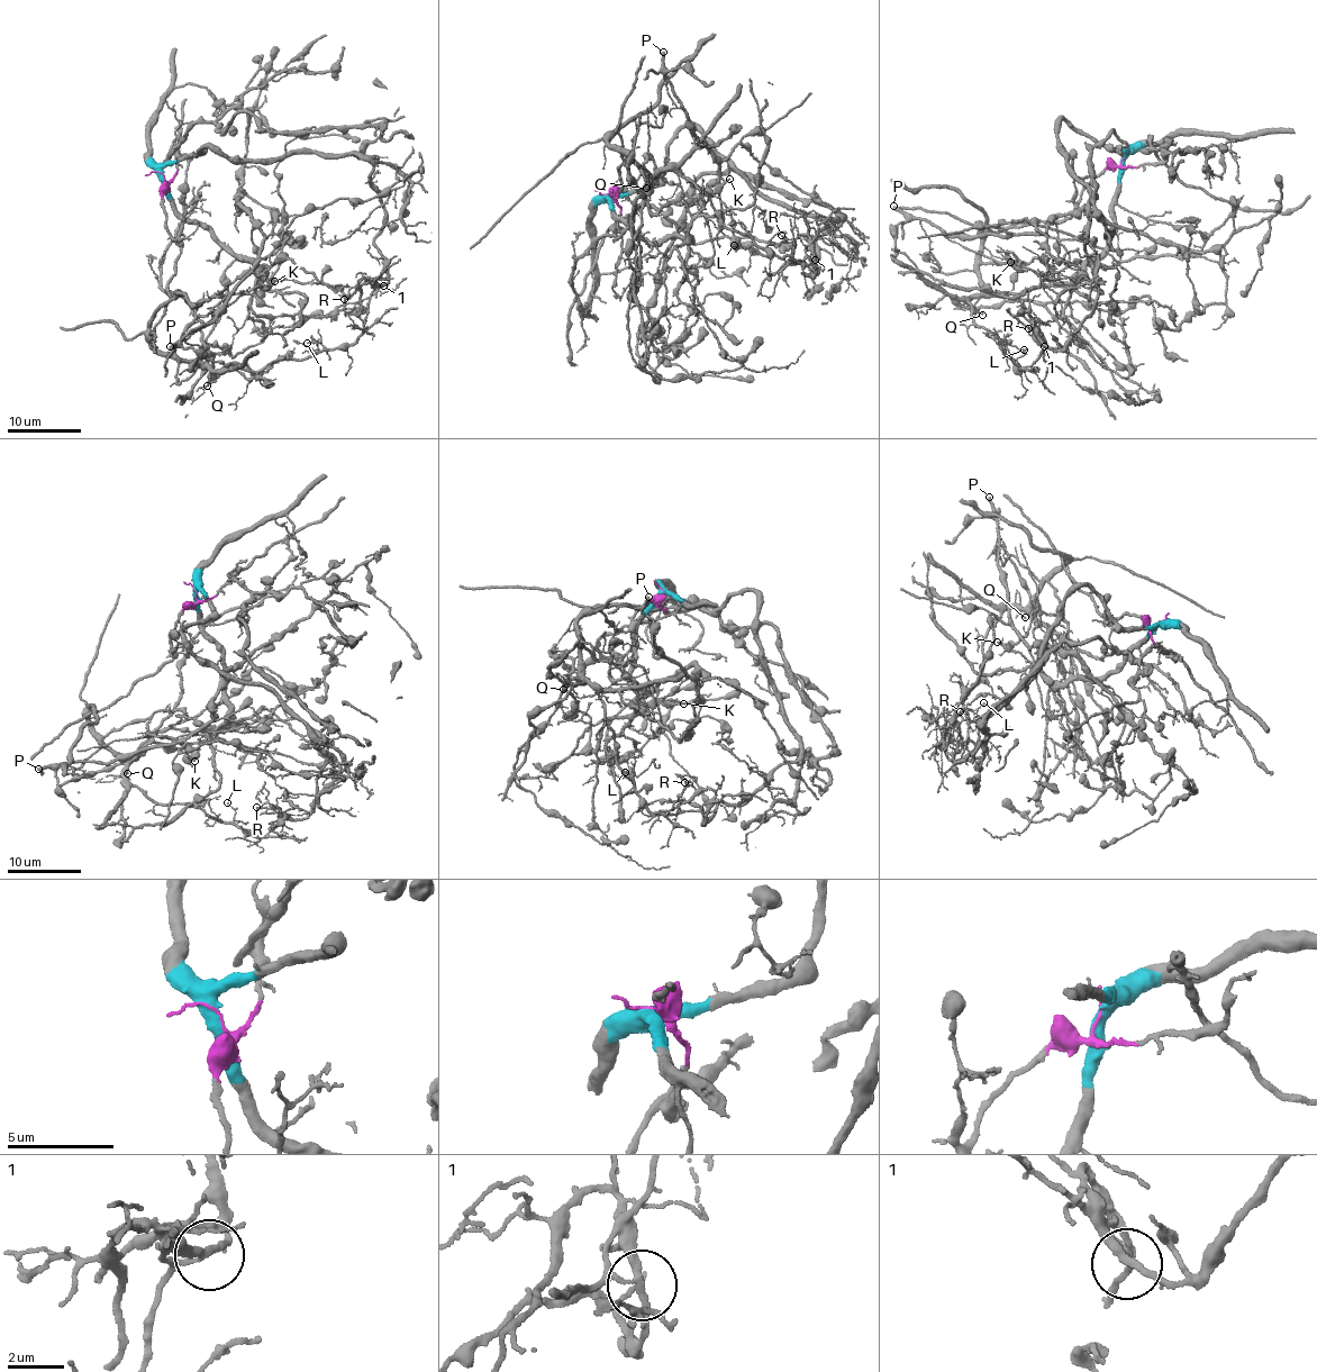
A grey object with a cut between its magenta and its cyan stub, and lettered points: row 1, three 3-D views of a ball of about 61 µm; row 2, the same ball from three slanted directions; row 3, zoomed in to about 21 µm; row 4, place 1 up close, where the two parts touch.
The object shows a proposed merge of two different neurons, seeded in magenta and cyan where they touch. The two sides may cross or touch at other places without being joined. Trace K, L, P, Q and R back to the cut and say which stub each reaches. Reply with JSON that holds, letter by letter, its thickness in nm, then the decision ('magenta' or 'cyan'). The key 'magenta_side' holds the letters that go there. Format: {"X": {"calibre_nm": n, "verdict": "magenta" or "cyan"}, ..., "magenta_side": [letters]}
{"K": {"calibre_nm": 120, "verdict": "cyan"}, "L": {"calibre_nm": 110, "verdict": "magenta"}, "P": {"calibre_nm": 360, "verdict": "magenta"}, "Q": {"calibre_nm": 90, "verdict": "magenta"}, "R": {"calibre_nm": 110, "verdict": "cyan"}, "magenta_side": ["L", "P", "Q"]}

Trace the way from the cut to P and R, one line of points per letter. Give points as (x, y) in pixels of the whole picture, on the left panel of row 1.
P: (162, 176), (165, 225), (180, 253), (152, 345), (172, 354), (179, 383), (202, 350), (182, 338), (170, 345)
R: (162, 176), (207, 146), (245, 161), (363, 156), (381, 197), (374, 243), (389, 281), (362, 280), (345, 299)

